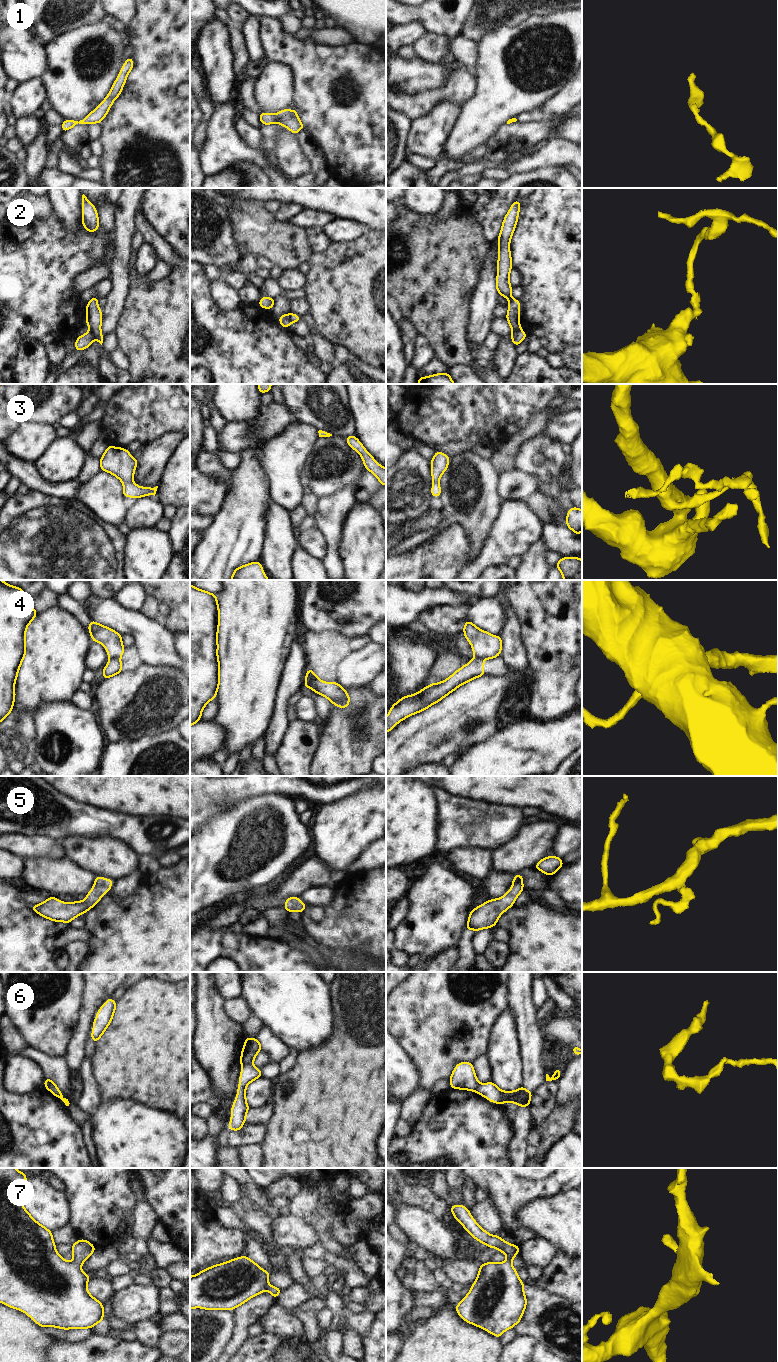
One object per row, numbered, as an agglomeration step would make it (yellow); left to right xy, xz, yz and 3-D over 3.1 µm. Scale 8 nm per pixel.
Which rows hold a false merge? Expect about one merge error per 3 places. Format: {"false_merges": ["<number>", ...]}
{"false_merges": ["2", "4", "6"]}

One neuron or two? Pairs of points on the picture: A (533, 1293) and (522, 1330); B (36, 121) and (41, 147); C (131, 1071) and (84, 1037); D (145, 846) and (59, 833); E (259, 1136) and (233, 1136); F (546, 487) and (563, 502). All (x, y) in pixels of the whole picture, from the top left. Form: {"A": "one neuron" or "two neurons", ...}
{"A": "one neuron", "B": "two neurons", "C": "two neurons", "D": "one neuron", "E": "one neuron", "F": "two neurons"}

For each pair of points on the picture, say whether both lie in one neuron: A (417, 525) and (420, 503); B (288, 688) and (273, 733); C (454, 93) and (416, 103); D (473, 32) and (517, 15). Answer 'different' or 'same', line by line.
A: different
B: same
C: same
D: same

